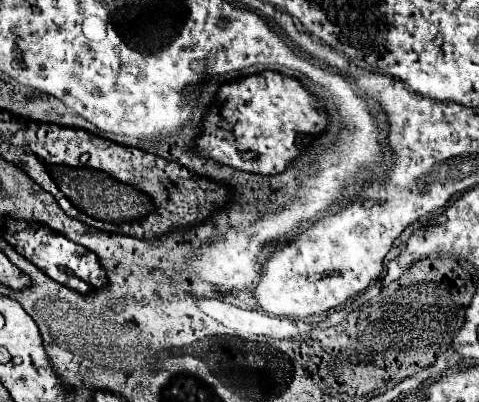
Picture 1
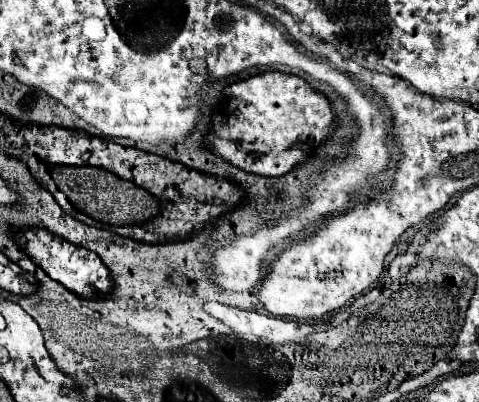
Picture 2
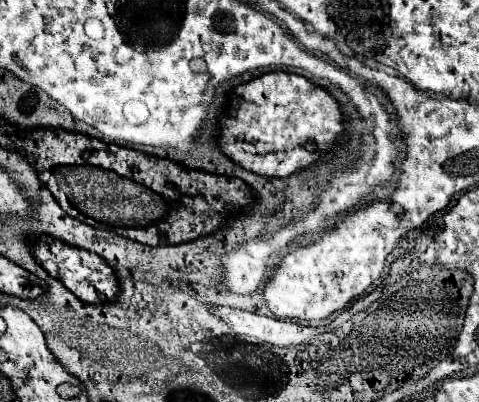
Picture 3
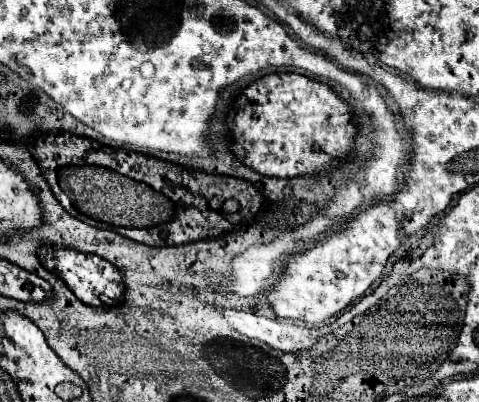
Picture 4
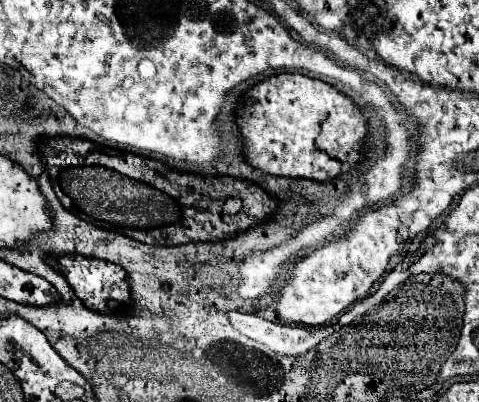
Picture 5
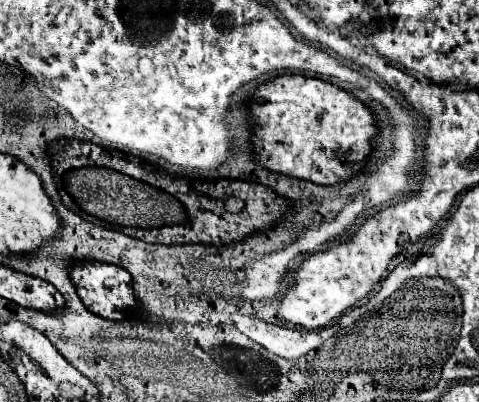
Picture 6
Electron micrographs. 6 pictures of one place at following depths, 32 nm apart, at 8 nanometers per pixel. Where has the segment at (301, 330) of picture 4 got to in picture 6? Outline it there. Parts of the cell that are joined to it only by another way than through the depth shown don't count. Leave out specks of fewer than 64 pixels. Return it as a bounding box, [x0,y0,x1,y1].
[234,316,322,358]

